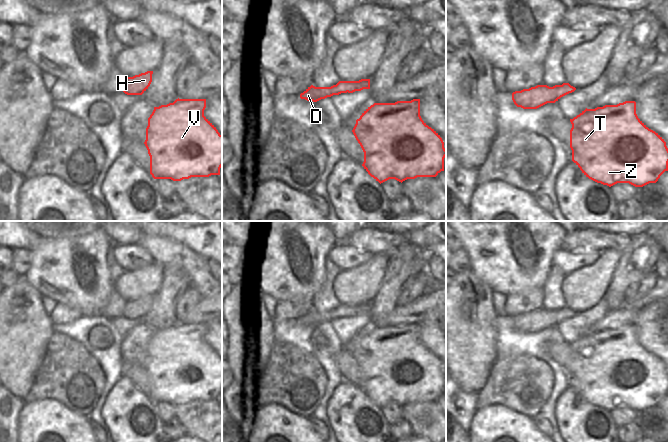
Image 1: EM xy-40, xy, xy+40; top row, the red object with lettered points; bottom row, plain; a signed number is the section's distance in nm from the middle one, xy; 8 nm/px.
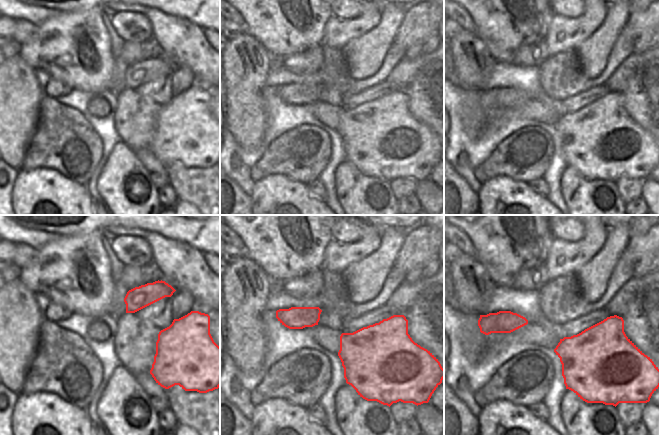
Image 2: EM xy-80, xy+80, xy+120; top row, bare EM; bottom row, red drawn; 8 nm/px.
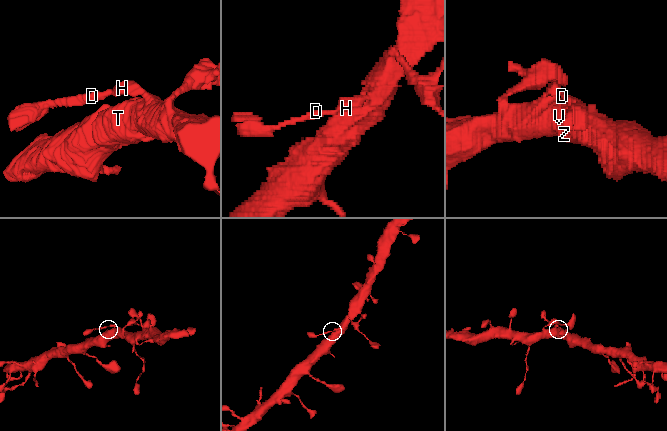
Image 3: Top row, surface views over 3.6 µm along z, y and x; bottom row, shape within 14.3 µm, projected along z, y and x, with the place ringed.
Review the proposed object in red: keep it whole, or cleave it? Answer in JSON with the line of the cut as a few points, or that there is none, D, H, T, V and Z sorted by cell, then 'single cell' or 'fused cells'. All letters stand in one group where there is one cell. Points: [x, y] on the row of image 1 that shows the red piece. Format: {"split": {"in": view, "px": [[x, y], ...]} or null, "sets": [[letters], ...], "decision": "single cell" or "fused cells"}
{"split": {"in": "xy", "px": [[335, 85], [346, 92]]}, "sets": [["D"], ["H", "T", "V", "Z"]], "decision": "fused cells"}

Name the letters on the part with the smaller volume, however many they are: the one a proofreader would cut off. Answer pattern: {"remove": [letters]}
{"remove": ["D"]}

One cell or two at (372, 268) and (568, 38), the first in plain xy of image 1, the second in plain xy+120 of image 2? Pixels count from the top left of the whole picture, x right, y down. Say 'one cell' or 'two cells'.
two cells

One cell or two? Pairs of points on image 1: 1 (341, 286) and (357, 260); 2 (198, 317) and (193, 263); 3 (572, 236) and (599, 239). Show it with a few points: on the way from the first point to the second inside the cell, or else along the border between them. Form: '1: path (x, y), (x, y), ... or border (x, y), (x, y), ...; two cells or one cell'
1: border (372, 255), (366, 262), (340, 271); two cells
2: border (211, 295), (200, 297); two cells
3: path (579, 237), (592, 239); one cell

